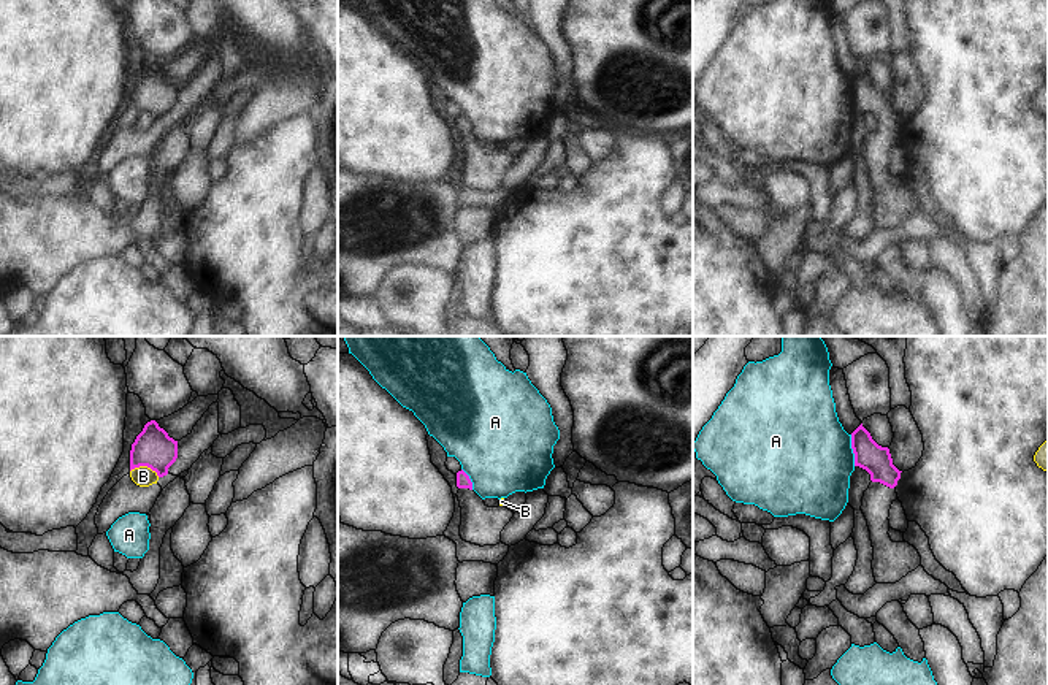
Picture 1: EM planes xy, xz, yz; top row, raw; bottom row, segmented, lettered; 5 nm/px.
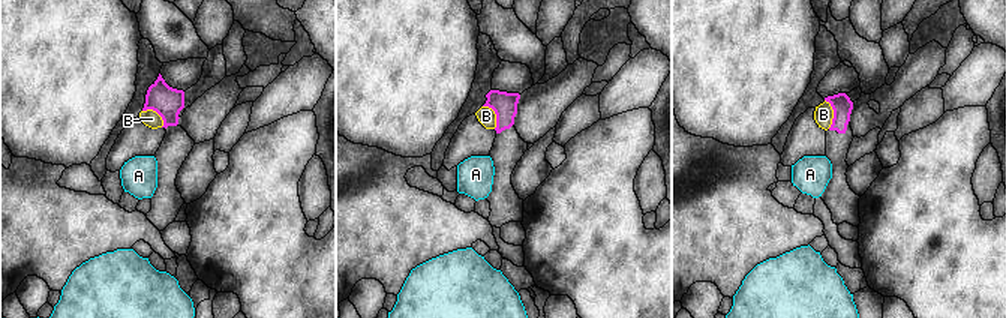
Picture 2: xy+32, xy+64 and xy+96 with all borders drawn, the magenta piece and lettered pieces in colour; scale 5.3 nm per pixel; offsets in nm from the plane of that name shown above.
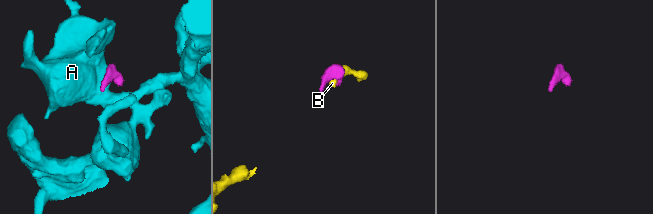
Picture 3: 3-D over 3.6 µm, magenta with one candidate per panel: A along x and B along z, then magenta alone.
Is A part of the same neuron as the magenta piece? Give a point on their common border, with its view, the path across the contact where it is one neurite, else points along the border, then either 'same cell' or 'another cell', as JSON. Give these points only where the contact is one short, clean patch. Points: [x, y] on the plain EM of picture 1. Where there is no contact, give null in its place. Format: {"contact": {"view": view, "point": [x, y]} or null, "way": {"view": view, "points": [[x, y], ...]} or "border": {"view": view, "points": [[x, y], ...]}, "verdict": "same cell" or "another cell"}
{"contact": {"view": "yz", "point": [853, 95]}, "verdict": "another cell"}

